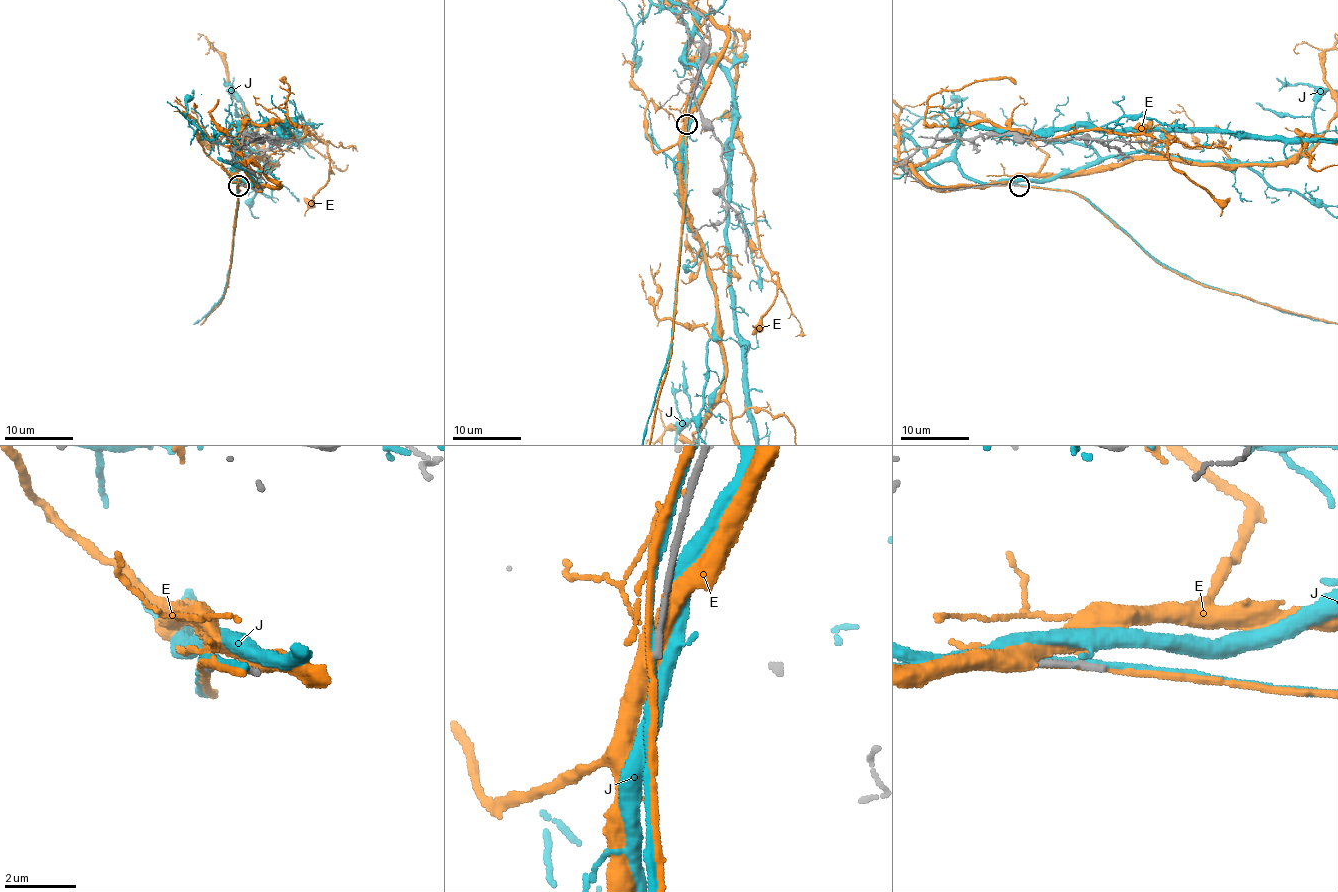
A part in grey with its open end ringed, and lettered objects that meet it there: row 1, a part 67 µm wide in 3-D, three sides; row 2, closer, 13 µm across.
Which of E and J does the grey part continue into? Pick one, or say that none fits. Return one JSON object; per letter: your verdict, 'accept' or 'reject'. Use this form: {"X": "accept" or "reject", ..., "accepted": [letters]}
{"E": "reject", "J": "reject", "accepted": []}

